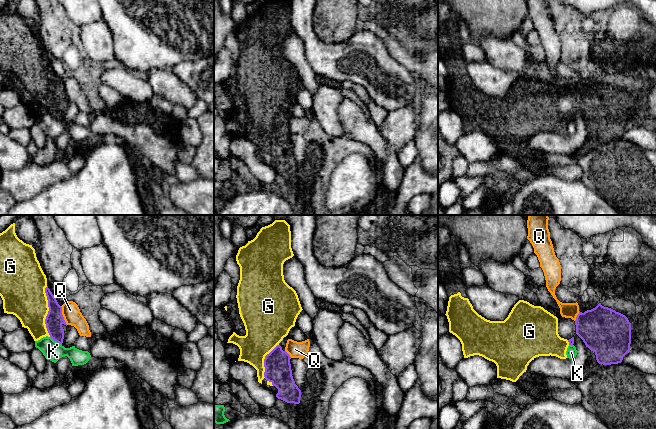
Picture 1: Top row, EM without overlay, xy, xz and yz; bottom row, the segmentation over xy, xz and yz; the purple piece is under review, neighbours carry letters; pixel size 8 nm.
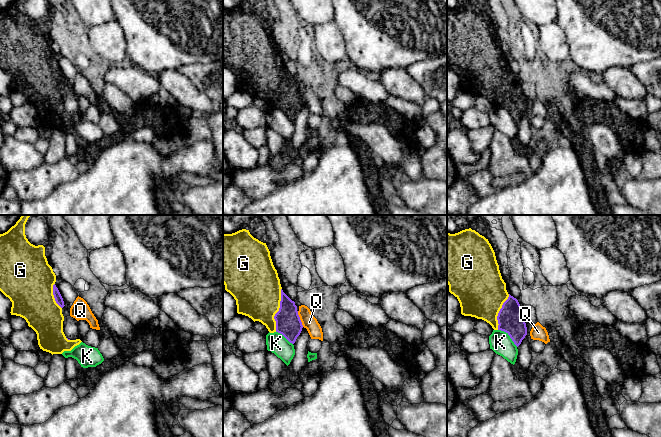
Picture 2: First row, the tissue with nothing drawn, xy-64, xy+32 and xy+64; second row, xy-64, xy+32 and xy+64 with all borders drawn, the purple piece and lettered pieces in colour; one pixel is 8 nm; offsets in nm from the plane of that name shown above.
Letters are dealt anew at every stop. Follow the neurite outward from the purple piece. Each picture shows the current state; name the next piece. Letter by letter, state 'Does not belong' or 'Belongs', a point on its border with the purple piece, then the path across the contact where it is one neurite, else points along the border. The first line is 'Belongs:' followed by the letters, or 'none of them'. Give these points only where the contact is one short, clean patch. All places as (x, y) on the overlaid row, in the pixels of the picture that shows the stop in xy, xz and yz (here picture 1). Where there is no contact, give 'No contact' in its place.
Belongs: G
G: Belongs. Touches purple at xy (48, 311)
K: Does not belong. Touches purple at xy (56, 341)
Q: Does not belong. Touches purple at xy (62, 315). Boundary: xy (60, 306), (63, 319), (67, 324)

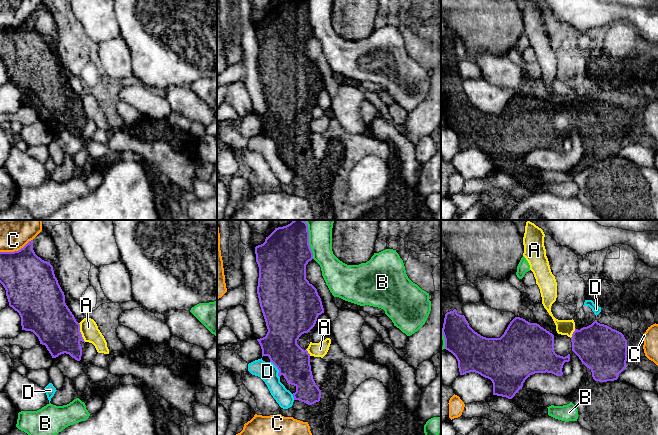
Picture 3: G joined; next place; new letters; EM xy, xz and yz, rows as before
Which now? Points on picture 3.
Belongs: none of them
A: Does not belong. Touches purple at xy (80, 332). Boundary: xy (78, 323), (81, 336), (85, 341)
B: Does not belong. Touches purple at xz (308, 239)
C: Does not belong. Touches purple at xy (16, 251)
D: Does not belong. Touches purple at xz (277, 368). Boundary: xz (270, 361), (278, 370), (279, 377)

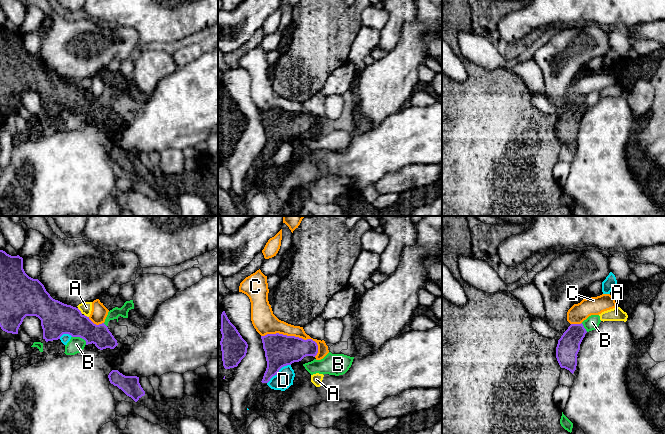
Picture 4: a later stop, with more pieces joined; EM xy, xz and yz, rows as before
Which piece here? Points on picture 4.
Belongs: none of them
A: Does not belong. Touches purple at xy (80, 311)
B: Does not belong. Touches purple at xy (80, 337)
C: Does not belong. Touches purple at xz (293, 336)
D: Does not belong. Touches purple at xz (278, 371)

